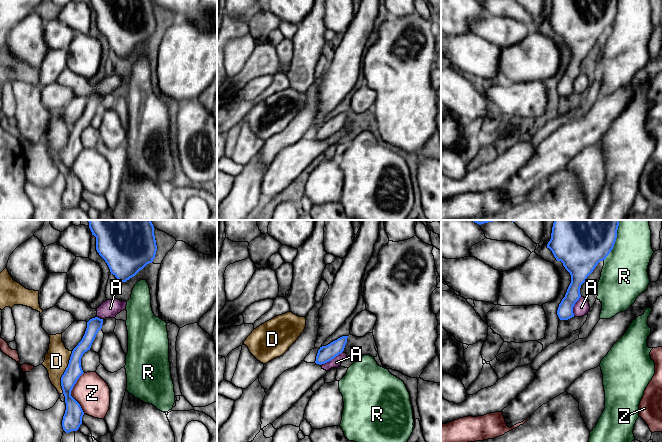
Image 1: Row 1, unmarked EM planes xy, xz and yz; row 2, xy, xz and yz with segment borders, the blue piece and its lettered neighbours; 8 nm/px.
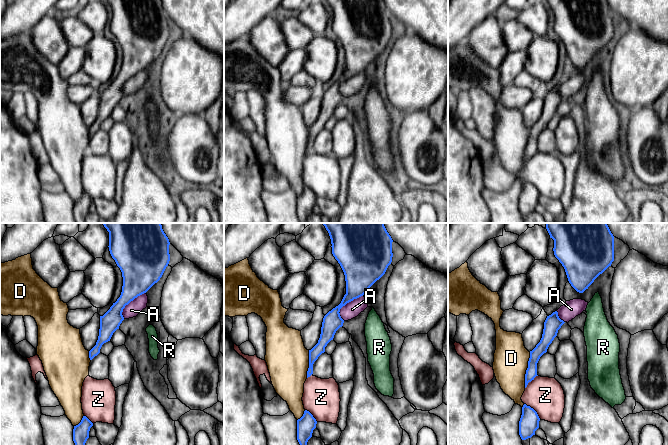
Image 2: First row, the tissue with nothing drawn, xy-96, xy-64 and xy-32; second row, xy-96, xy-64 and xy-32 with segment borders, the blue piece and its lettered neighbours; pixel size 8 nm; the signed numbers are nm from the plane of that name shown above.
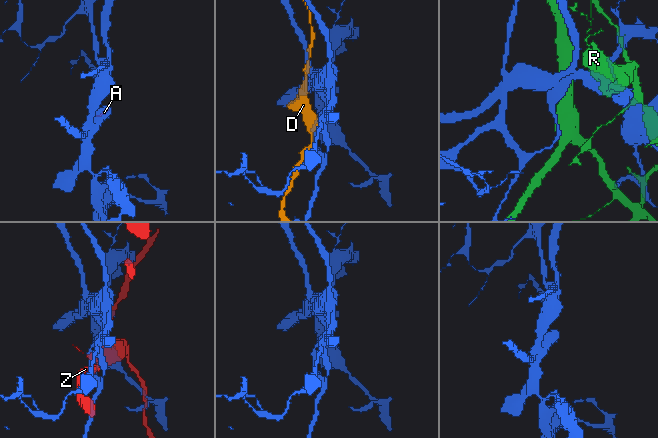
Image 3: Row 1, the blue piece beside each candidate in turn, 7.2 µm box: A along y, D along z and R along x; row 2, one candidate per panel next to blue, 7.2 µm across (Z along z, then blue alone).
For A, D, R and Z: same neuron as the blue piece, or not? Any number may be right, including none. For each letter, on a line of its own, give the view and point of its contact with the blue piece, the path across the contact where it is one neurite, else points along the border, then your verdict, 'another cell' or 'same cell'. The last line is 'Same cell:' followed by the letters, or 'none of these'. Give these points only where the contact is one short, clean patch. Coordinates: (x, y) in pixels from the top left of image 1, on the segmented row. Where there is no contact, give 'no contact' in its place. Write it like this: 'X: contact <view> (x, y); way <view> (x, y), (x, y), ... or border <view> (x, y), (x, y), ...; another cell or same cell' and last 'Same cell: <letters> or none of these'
A: contact xz (331, 359); another cell
D: contact xy (64, 372); another cell
R: contact yz (615, 240); another cell
Z: contact xy (70, 393); another cell
Same cell: none of these

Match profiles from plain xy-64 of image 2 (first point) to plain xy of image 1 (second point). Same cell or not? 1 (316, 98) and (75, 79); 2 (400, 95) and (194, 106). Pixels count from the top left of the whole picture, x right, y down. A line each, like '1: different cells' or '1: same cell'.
1: different cells
2: different cells

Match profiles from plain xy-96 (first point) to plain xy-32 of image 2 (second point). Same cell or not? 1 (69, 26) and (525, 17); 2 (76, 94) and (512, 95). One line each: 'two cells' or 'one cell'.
1: two cells
2: one cell

